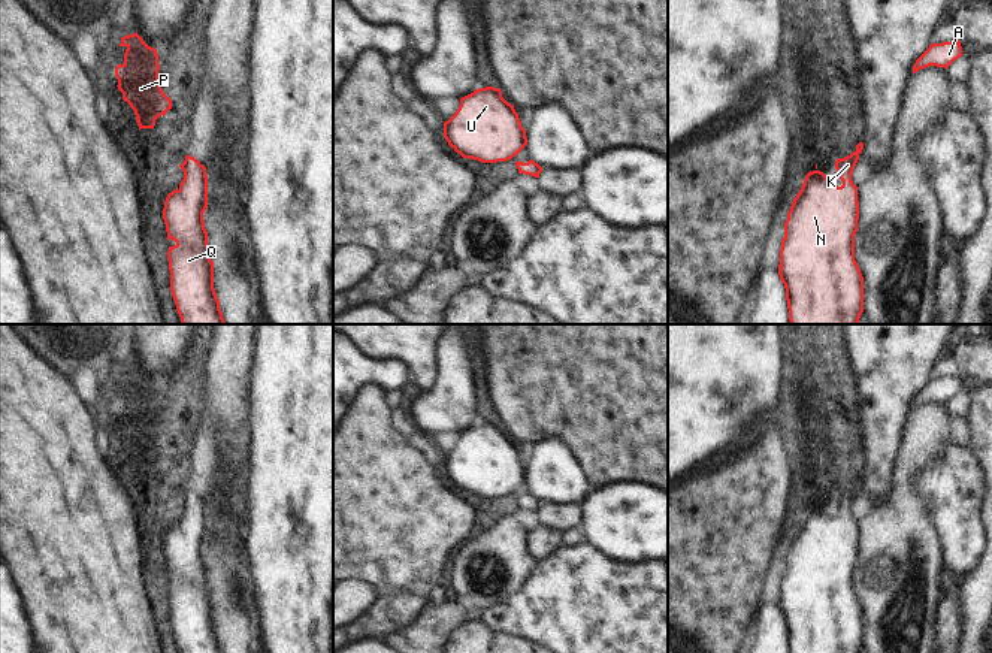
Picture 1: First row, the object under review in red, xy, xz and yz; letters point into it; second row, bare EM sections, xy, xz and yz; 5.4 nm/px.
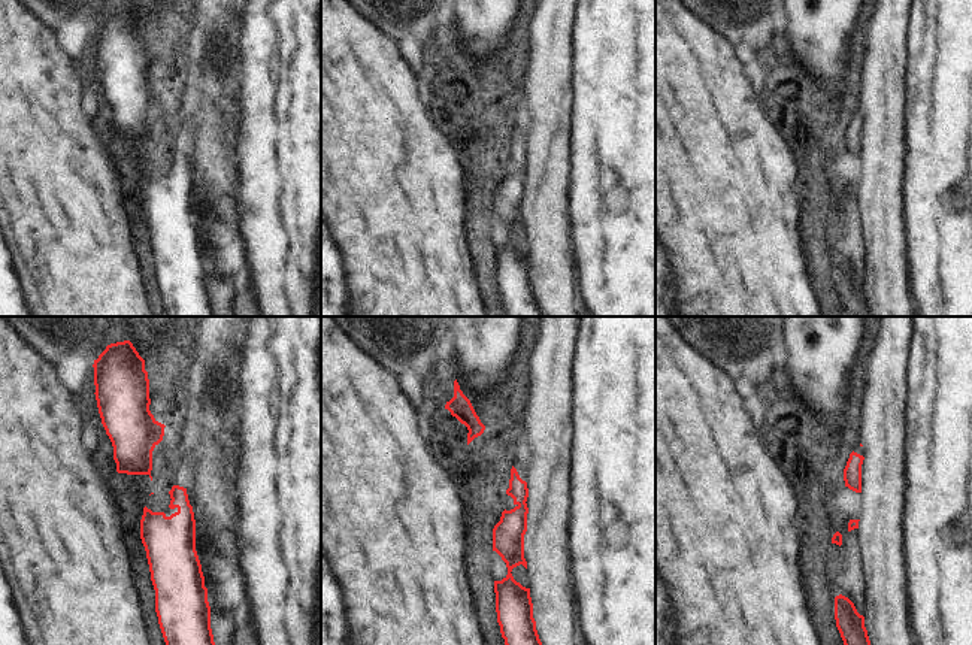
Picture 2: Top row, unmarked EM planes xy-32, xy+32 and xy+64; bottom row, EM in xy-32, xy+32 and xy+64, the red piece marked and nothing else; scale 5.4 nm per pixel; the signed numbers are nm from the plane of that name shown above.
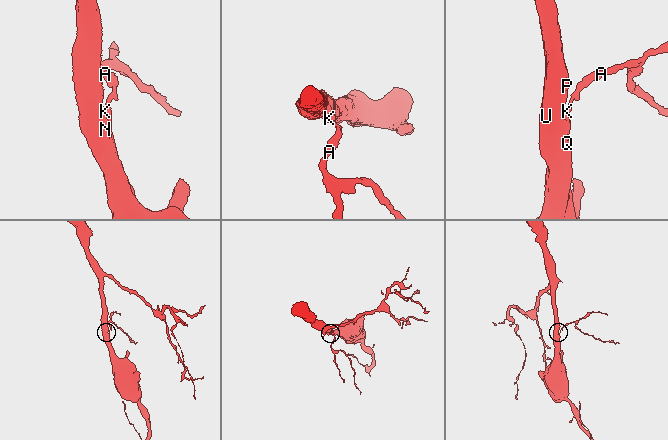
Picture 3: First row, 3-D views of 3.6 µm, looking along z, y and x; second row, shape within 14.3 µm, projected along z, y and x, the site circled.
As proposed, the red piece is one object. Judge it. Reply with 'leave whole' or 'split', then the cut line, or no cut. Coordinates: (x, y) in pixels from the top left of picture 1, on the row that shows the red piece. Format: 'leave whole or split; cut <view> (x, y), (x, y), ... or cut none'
leave whole; cut none

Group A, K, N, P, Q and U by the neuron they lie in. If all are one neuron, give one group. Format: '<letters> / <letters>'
A K N P Q U

